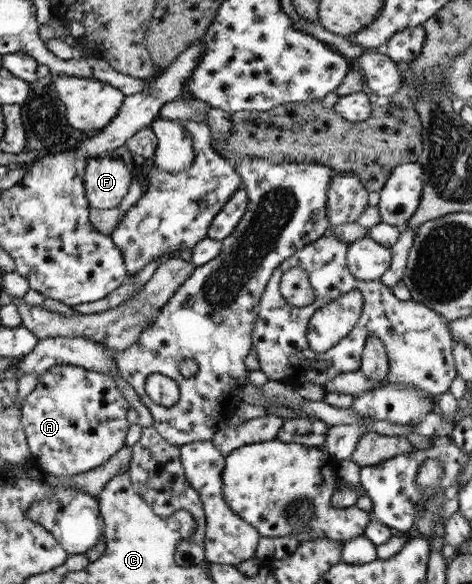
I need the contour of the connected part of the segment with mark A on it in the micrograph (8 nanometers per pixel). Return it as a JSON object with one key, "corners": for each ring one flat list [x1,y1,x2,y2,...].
{"corners":[[62,364,51,367,47,372,38,376,36,388,27,396,21,408,22,424,26,430,26,436,28,437,30,446,29,460,32,465,41,467,43,472,49,472,51,476,69,478,69,476,82,475,83,472,91,471,93,468,101,467,103,464,109,462,109,460,125,446,125,434,127,434,127,430,129,430,129,422,127,422,127,410,129,410,128,401,119,393,114,379,109,378,109,375,105,376,105,374,101,374,99,371,92,369,85,370,85,368,79,365,72,364]]}

